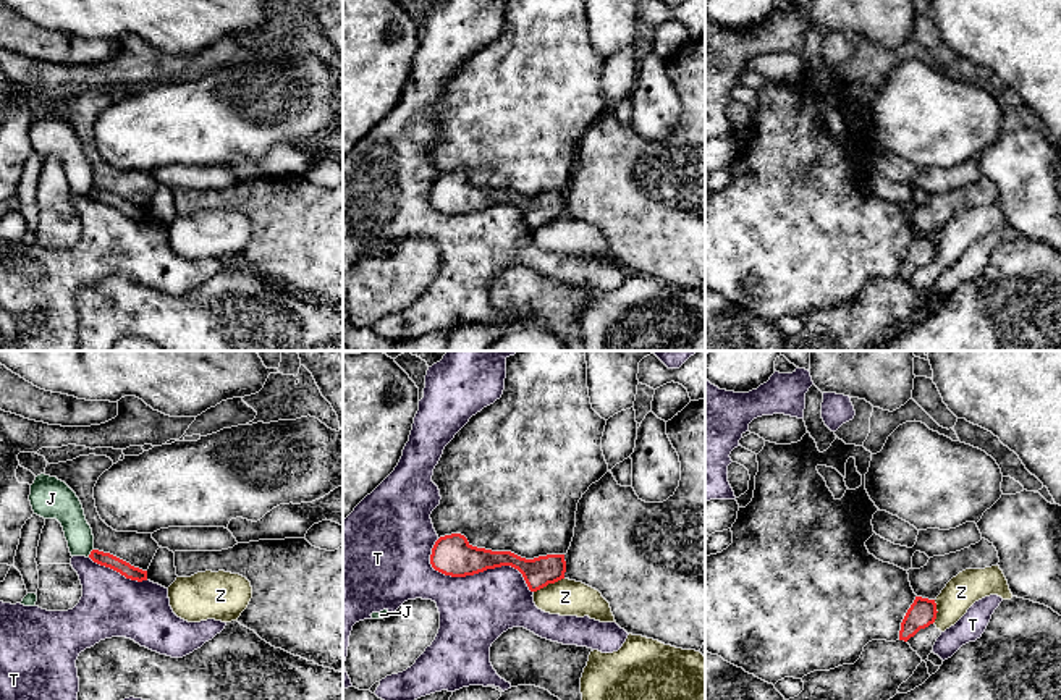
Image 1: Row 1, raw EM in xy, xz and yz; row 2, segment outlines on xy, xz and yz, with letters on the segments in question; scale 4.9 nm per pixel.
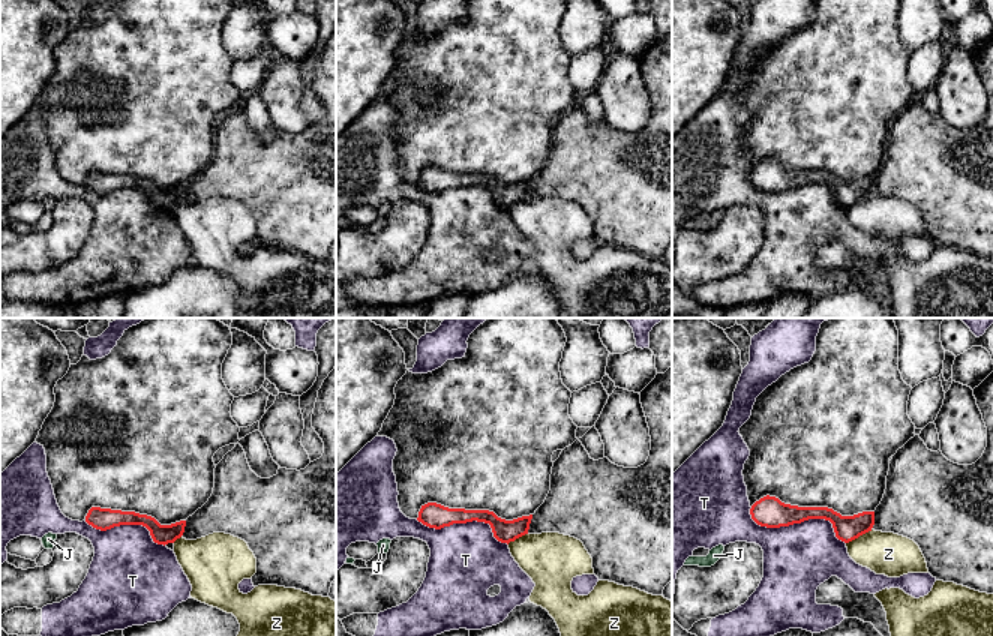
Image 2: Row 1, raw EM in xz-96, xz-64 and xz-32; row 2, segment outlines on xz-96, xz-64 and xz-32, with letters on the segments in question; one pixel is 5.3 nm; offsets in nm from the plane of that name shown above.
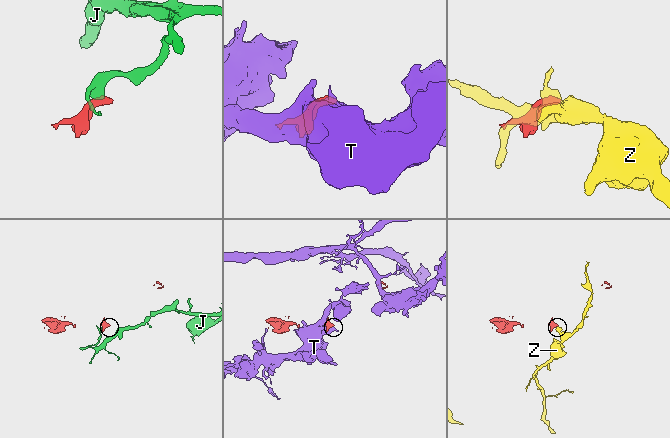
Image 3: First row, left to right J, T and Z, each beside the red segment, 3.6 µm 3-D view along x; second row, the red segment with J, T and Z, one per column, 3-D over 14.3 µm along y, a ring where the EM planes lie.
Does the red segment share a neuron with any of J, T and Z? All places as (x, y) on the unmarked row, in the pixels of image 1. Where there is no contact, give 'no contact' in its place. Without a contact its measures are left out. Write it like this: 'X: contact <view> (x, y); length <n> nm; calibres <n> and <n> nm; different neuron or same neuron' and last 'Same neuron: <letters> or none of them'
J: contact xy (91, 191); length 50 nm; calibres 70 and 150 nm; different neuron
T: contact xz (477, 210); length 550 nm; calibres 200 and 360 nm; different neuron
Z: contact xz (549, 220); length 170 nm; calibres 150 and 180 nm; different neuron
Same neuron: none of them

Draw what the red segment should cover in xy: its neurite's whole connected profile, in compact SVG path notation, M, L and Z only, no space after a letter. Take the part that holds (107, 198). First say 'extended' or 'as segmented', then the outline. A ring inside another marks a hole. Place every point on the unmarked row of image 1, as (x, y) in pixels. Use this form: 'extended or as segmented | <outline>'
as segmented | M92 188L89 196L100 204L105 204L105 205L110 205L110 207L120 210L126 217L137 218L137 220L147 218L147 209L134 205L129 200L126 200L110 191Z

